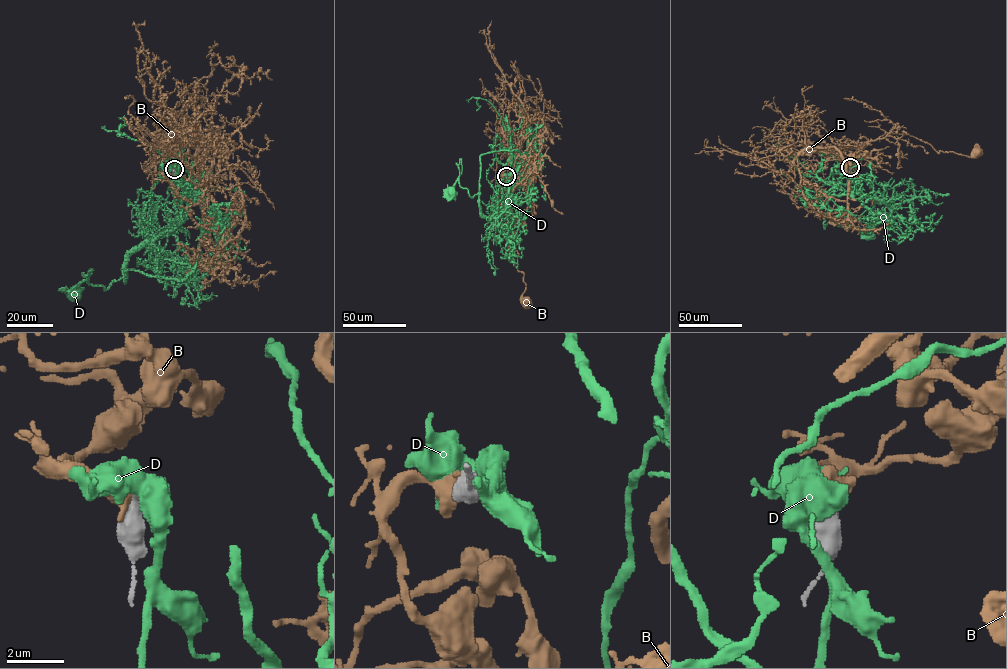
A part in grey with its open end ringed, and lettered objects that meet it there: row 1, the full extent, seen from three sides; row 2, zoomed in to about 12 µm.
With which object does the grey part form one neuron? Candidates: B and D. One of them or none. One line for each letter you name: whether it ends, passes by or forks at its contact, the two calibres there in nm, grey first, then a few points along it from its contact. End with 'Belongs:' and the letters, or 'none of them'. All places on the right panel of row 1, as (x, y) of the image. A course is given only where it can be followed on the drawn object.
Belongs: none of them

